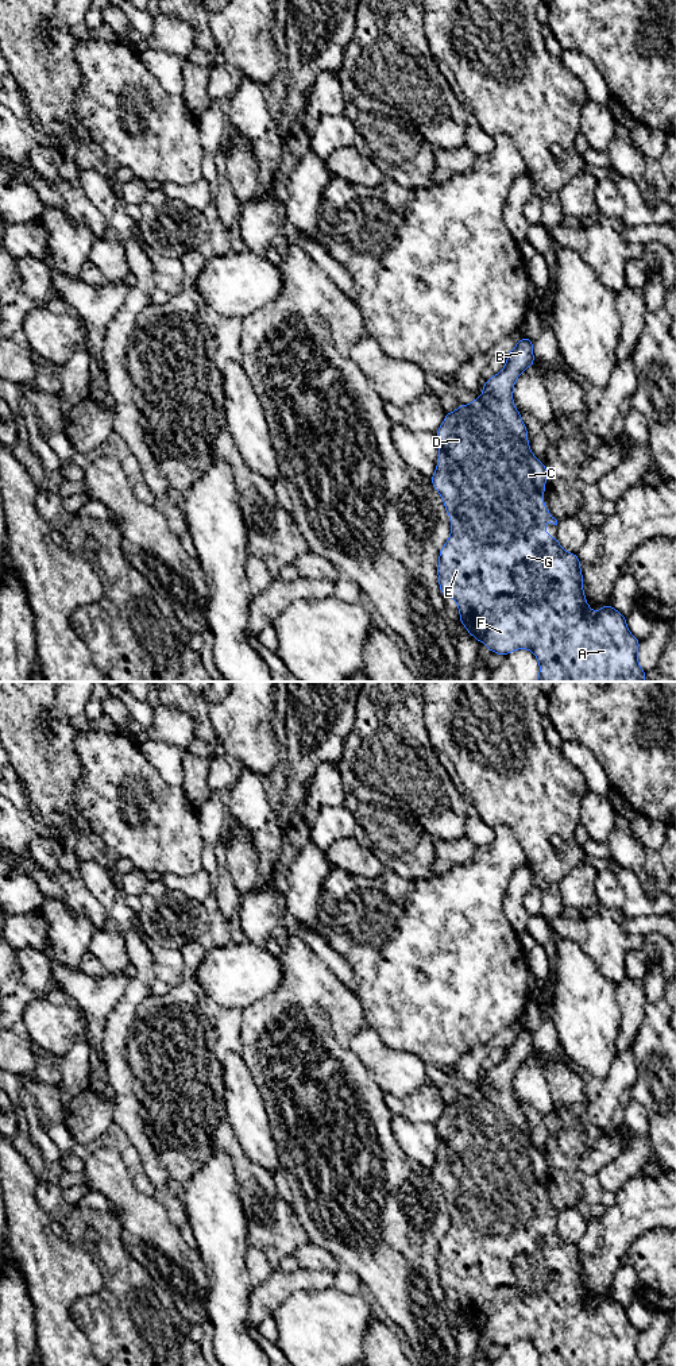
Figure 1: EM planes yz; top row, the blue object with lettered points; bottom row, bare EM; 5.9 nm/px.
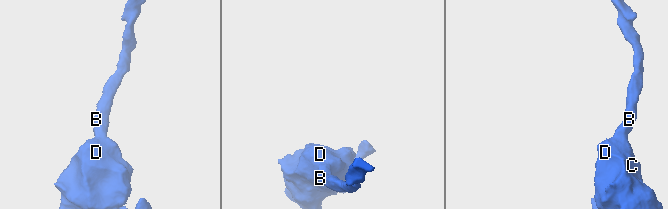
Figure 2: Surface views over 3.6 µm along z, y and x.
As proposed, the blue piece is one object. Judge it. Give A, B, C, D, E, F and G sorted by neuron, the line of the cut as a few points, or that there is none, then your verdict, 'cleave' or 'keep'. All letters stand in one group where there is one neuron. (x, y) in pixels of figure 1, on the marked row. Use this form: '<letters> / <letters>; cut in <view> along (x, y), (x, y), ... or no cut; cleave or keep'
A B C D E F G; no cut; keep

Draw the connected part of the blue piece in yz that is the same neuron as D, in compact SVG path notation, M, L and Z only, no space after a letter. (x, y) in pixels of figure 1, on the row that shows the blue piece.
M522 337L507 354L502 371L484 382L482 395L445 413L436 432L439 460L430 481L451 518L451 535L439 555L440 591L456 601L459 621L491 652L506 656L517 649L532 651L540 664L536 682L645 682L646 672L638 664L641 641L630 633L625 616L611 605L598 613L587 605L578 555L564 551L544 528L548 520L557 525L542 499L546 467L532 454L526 427L513 401L517 378L533 364L533 340Z

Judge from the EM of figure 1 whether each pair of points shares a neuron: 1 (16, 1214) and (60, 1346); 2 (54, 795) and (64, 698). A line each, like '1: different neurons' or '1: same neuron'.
1: same neuron
2: different neurons

